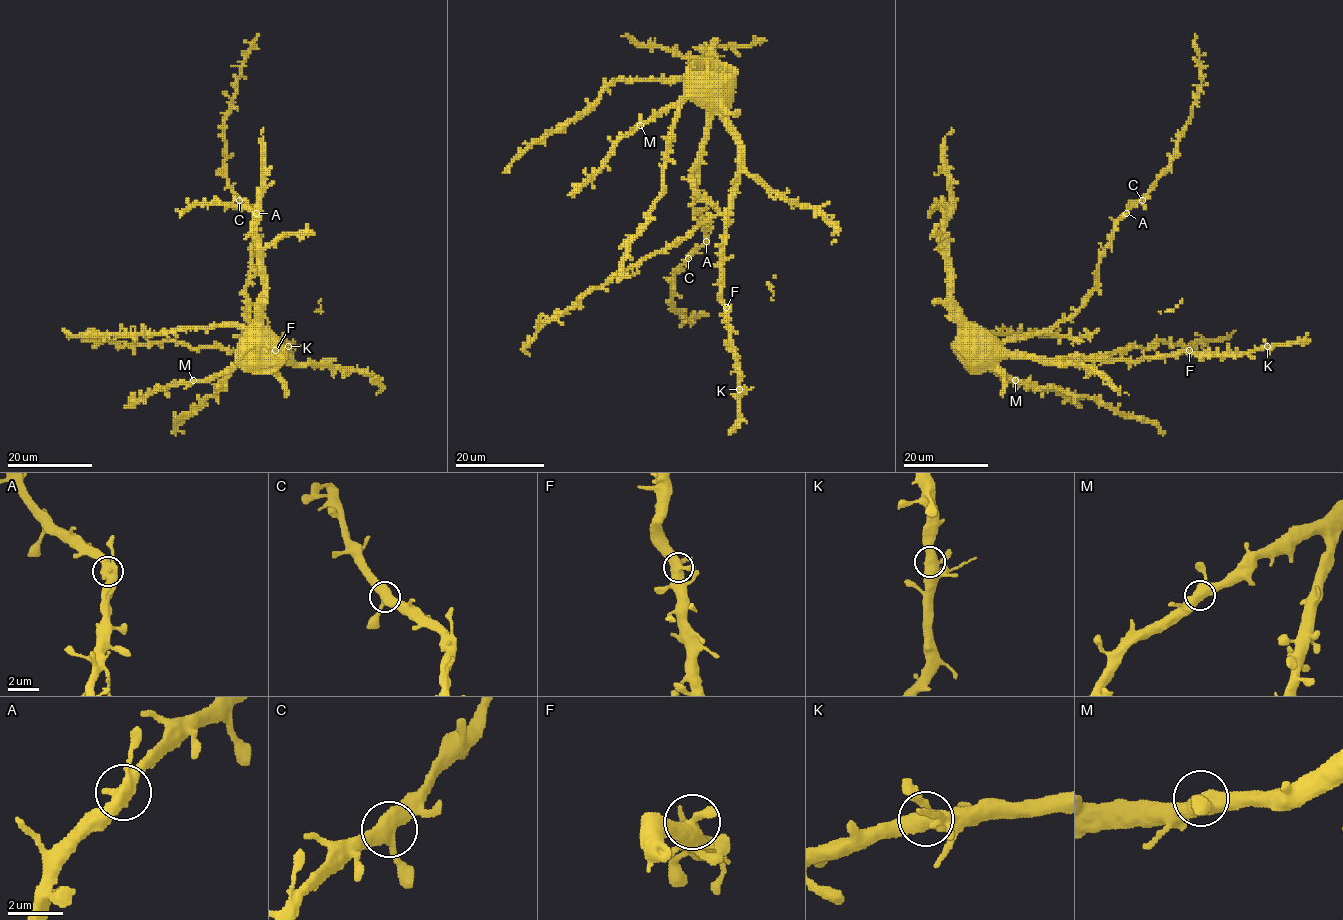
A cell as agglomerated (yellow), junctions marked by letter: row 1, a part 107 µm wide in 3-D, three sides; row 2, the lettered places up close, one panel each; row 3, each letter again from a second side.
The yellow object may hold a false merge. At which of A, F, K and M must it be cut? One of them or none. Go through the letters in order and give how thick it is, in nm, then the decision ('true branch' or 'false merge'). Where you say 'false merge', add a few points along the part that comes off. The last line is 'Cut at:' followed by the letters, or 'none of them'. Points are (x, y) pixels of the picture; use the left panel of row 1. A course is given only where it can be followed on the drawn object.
A: 480 nm | true branch
F: 480 nm | true branch
K: 480 nm | true branch
M: 460 nm | true branch
Cut at: none of them

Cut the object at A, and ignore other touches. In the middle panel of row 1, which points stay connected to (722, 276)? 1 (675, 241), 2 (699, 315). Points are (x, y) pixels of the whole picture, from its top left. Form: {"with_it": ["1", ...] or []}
{"with_it": ["1"]}

